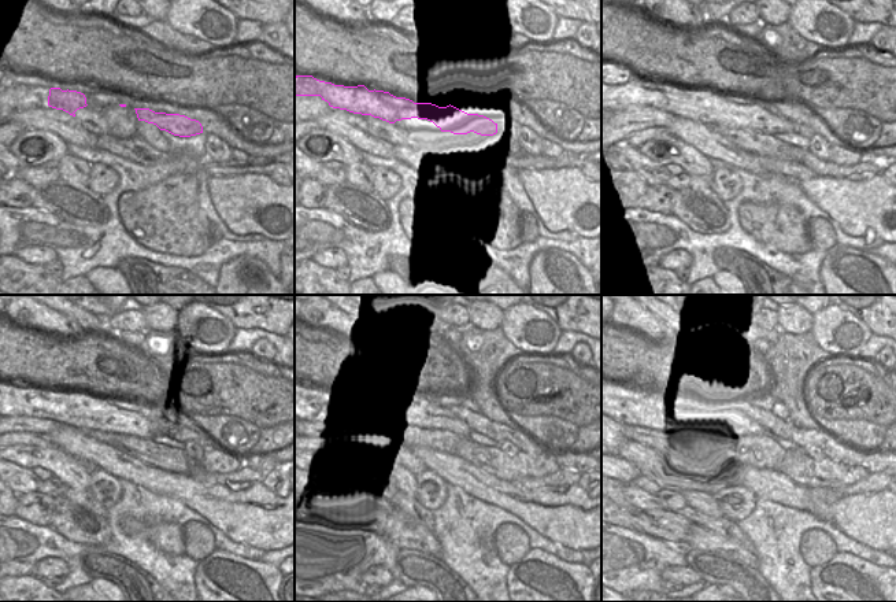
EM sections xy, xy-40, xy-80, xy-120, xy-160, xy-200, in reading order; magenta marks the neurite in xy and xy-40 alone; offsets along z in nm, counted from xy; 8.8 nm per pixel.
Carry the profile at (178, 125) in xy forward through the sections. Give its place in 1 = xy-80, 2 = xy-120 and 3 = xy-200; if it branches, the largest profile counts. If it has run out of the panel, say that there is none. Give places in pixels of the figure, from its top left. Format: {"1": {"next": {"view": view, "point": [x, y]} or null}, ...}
{"1": {"next": {"view": "xy-80", "point": [703, 106]}}, "2": {"next": {"view": "xy-120", "point": [86, 410]}}, "3": {"next": {"view": "xy-200", "point": [643, 409]}}}

